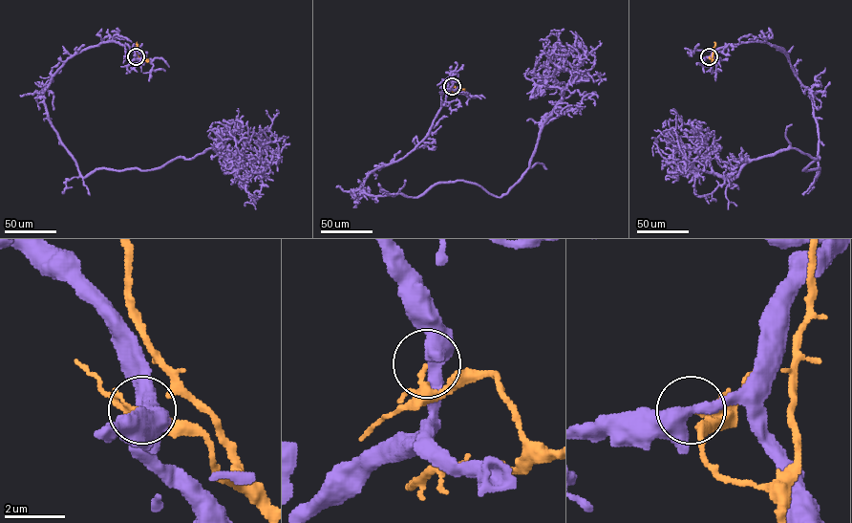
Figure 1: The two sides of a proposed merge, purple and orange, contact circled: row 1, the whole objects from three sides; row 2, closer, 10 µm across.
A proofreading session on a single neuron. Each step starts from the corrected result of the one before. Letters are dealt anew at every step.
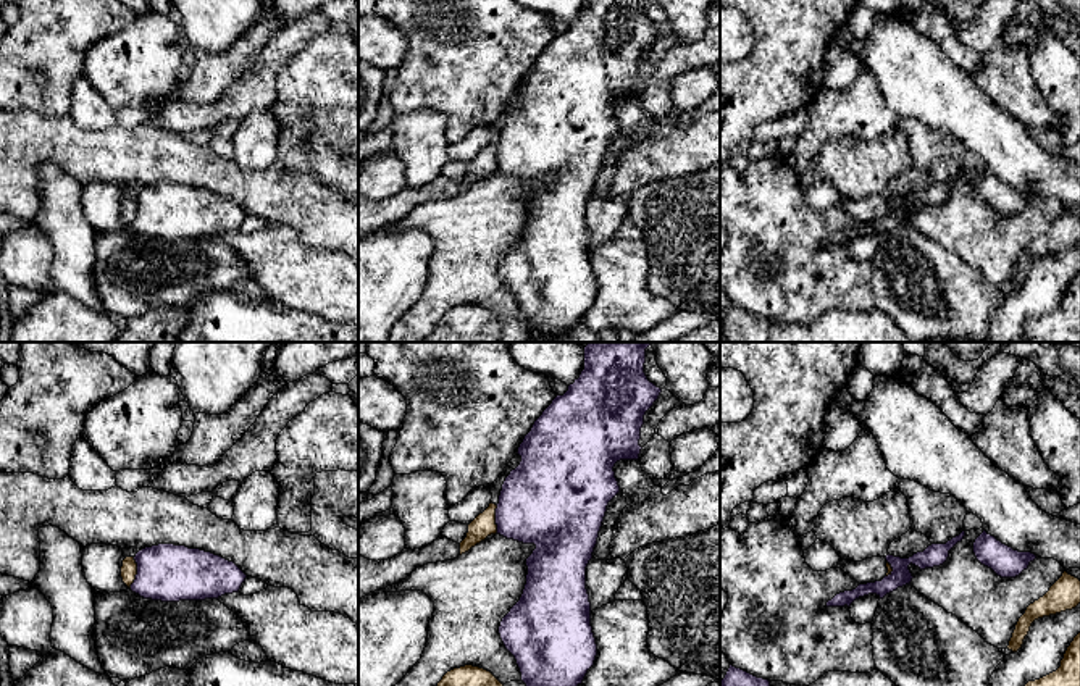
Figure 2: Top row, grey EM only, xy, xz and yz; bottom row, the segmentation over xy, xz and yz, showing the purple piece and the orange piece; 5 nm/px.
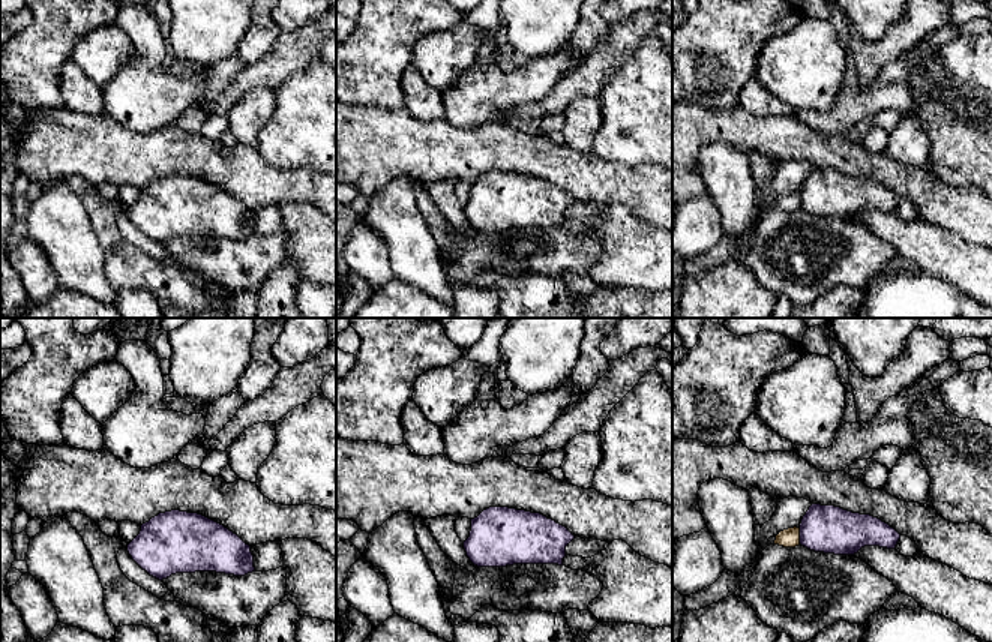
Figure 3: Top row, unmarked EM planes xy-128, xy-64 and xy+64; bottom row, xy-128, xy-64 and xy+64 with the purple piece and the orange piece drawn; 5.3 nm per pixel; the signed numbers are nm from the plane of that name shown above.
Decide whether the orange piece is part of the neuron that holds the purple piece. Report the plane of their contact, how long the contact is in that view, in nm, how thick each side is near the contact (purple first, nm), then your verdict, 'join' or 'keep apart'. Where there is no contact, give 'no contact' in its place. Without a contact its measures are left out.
xy | 150 nm | 280/80 nm | keep apart

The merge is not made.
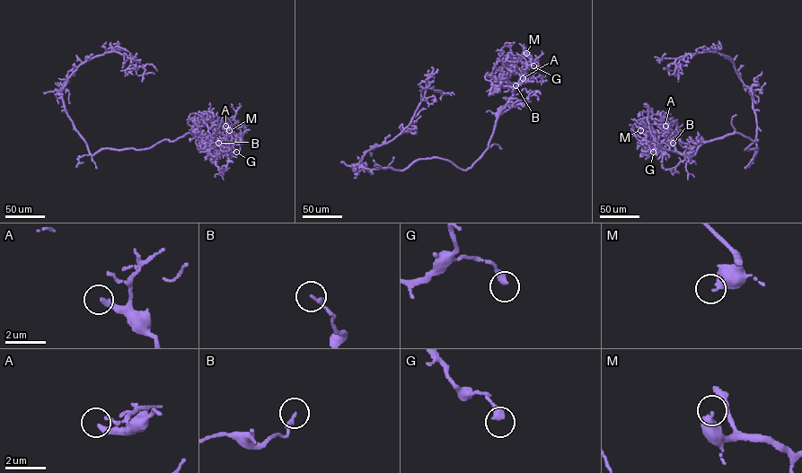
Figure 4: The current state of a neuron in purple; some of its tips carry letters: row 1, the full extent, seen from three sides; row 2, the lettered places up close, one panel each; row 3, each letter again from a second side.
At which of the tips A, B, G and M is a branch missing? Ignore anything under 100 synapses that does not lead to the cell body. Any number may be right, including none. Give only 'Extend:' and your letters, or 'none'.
Extend: none

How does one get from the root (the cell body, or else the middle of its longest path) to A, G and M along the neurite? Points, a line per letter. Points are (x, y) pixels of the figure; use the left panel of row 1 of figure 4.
A: (113, 149), (144, 149), (190, 133), (213, 155), (230, 150), (234, 143), (236, 137), (225, 126)
G: (113, 149), (144, 149), (163, 140), (176, 140), (190, 133), (209, 156), (222, 150), (236, 152)
M: (113, 149), (144, 149), (190, 133), (211, 156), (240, 143), (240, 128), (229, 130)

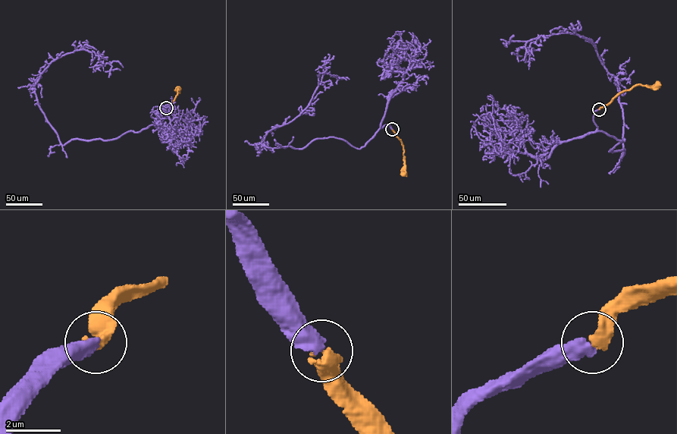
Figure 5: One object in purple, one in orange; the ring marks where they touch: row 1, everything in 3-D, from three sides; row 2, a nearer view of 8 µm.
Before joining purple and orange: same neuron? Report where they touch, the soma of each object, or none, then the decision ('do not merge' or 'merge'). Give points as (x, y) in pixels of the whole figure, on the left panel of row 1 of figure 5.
at (166, 108); no cell body on purple; cell body of orange at (178, 89); merge

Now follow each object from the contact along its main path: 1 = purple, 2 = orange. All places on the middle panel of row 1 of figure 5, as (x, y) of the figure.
1: (392, 129), (380, 127), (359, 149), (331, 136), (297, 149), (261, 143), (307, 107), (324, 73), (349, 79)
2: (392, 129), (402, 146), (405, 174)

